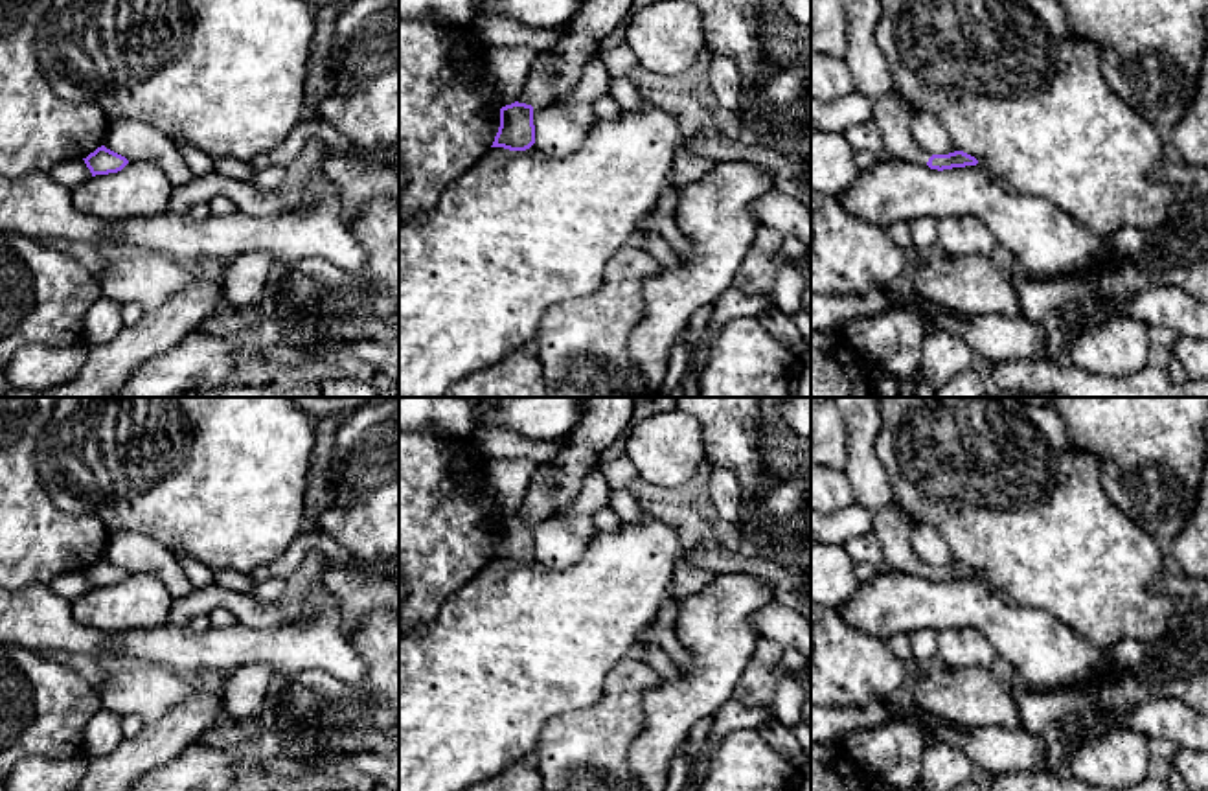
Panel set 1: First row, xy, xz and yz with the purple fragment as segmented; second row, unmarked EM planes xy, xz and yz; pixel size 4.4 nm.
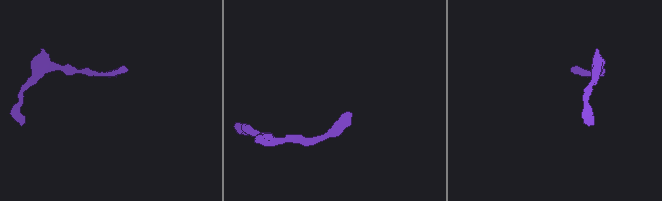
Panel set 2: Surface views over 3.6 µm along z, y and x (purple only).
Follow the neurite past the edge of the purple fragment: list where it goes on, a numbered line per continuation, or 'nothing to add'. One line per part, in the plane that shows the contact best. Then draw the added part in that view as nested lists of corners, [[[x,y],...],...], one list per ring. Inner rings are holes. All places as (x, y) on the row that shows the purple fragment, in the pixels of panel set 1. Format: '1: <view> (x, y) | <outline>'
1: yz (894, 118) | [[[895,92],[873,101],[872,118],[881,131],[890,160],[929,162],[930,153],[925,151],[912,134],[914,112]]]

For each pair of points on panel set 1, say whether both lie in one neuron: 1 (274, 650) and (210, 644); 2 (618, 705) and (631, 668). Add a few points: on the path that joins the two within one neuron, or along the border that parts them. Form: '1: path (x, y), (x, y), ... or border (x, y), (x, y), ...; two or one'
1: path (258, 648), (227, 648); one
2: path (622, 696), (629, 677); one

